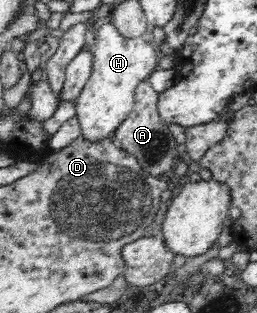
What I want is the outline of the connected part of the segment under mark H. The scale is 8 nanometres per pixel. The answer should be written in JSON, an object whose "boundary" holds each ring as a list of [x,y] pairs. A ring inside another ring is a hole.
{"boundary":[[[113,23],[96,25],[97,35],[91,48],[92,74],[86,81],[75,104],[81,134],[88,141],[97,141],[114,133],[123,120],[128,118],[135,101],[135,88],[157,69],[159,58],[148,38],[128,38],[120,34]]]}

